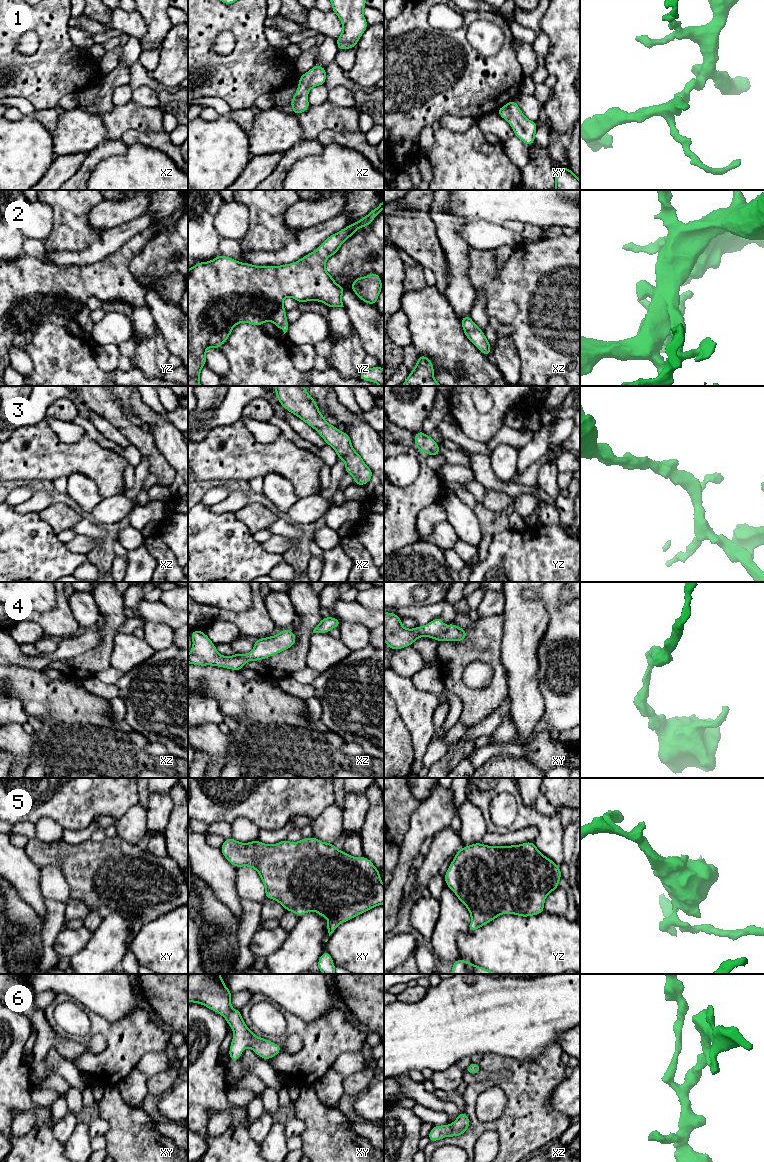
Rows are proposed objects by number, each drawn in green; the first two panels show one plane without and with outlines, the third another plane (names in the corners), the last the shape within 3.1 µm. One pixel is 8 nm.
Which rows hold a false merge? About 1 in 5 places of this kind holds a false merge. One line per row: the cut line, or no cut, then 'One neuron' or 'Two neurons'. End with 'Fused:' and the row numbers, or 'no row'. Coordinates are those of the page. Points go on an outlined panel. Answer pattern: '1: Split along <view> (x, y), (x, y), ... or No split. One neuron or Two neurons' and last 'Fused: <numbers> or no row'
1: No split. One neuron
2: No split. One neuron
3: No split. One neuron
4: No split. One neuron
5: No split. One neuron
6: No split. One neuron
Fused: no row

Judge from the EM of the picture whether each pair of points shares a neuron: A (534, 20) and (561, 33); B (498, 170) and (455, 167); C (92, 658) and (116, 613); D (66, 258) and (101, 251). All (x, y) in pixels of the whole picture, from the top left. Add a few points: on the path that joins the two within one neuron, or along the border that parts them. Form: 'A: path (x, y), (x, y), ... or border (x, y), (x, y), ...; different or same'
A: border (547, 10), (541, 19), (540, 30); different
B: path (487, 170), (468, 170), (466, 168); same
C: path (103, 647), (106, 644), (107, 631), (111, 624); same
D: path (75, 258), (82, 258), (92, 254); same

